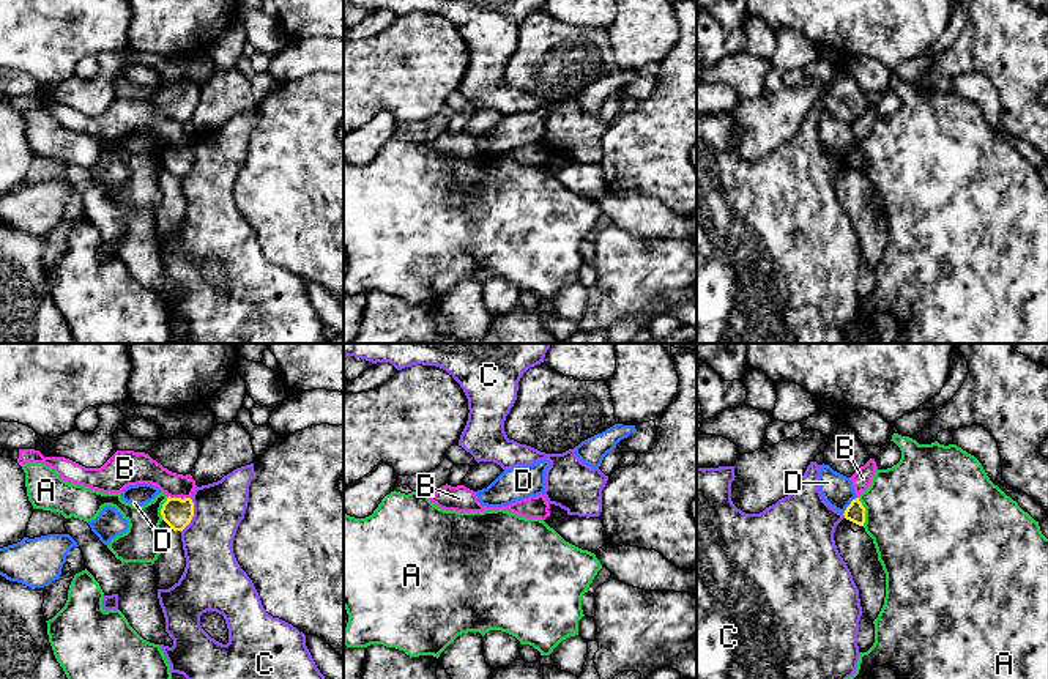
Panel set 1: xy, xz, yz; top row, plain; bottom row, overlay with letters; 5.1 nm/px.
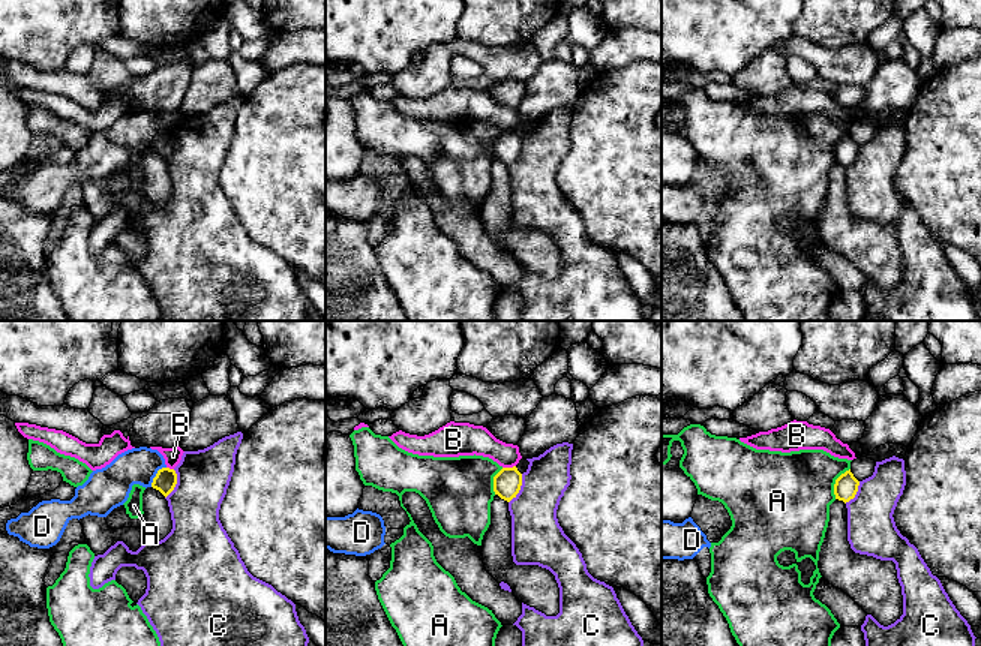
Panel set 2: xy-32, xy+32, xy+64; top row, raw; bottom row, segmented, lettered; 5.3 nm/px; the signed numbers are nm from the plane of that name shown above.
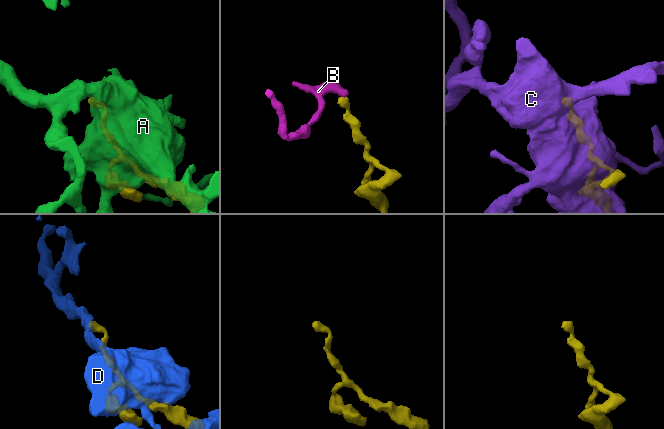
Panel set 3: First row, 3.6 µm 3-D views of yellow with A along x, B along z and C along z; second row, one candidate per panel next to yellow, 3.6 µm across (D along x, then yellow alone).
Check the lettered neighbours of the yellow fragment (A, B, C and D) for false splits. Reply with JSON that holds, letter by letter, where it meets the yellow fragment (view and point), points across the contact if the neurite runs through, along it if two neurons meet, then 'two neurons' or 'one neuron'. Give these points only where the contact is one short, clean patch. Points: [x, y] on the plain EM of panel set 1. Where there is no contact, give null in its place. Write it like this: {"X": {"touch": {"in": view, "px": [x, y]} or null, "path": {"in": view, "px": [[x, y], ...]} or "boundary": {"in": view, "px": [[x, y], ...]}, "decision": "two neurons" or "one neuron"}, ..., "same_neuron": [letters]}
{"A": {"touch": {"in": "yz", "px": [864, 158]}, "decision": "two neurons"}, "B": {"touch": {"in": "xy", "px": [180, 145]}, "decision": "two neurons"}, "C": {"touch": {"in": "xy", "px": [193, 163]}, "decision": "two neurons"}, "D": {"touch": {"in": "yz", "px": [848, 153]}, "boundary": {"in": "yz", "px": [[856, 144], [843, 161]]}, "decision": "two neurons"}, "same_neuron": []}

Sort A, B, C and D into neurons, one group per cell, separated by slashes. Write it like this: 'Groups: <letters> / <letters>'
Groups: A / B / C / D

